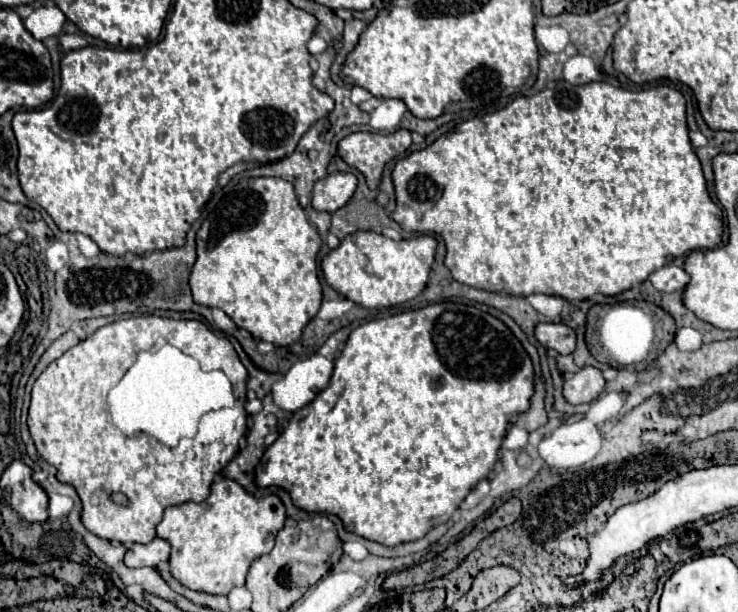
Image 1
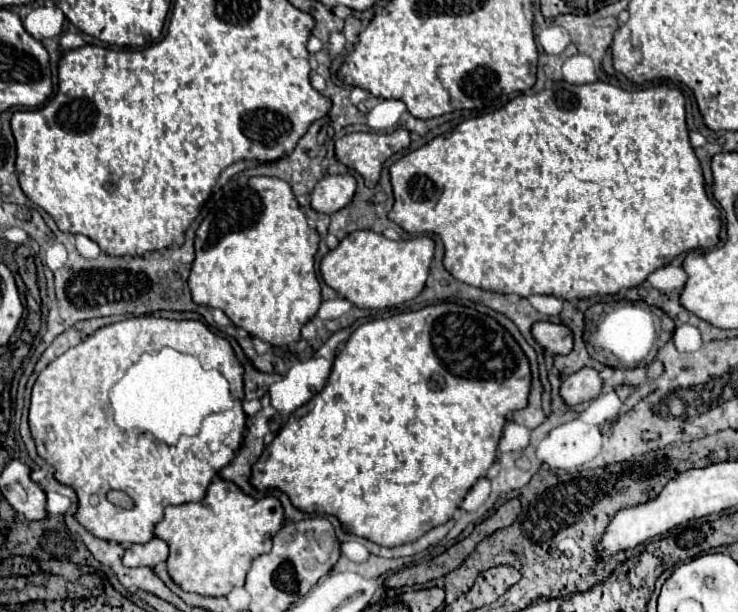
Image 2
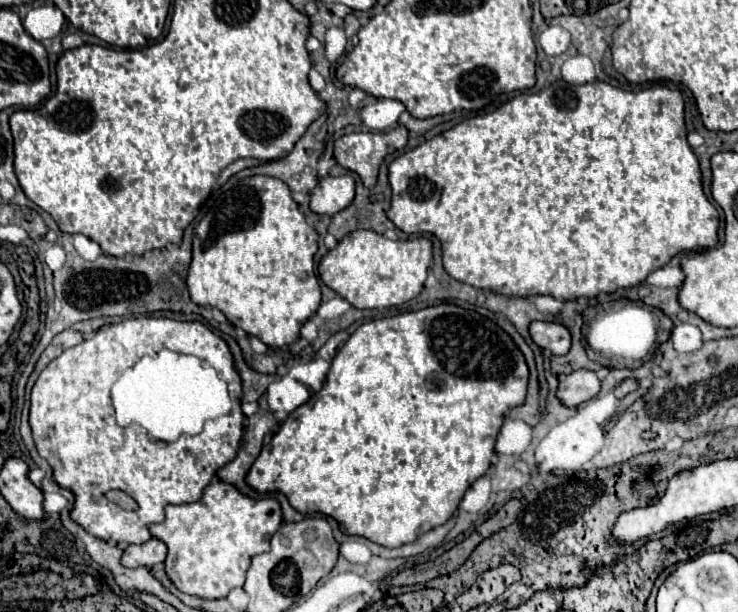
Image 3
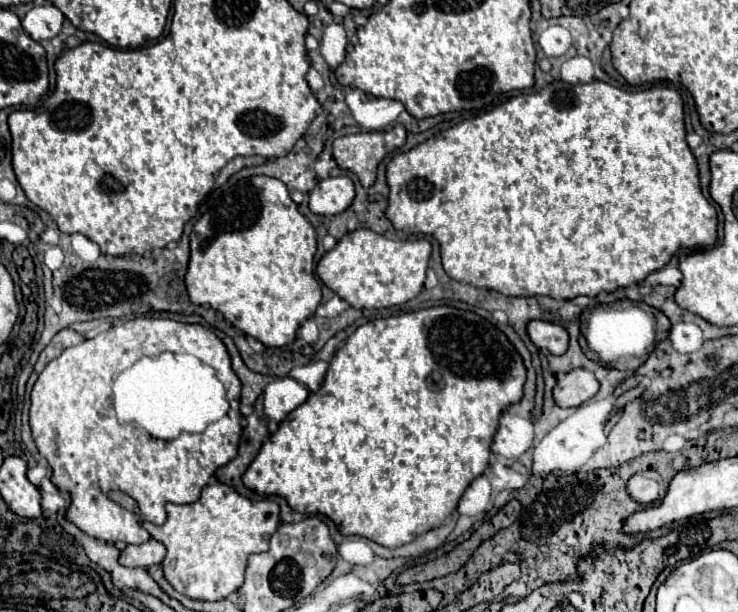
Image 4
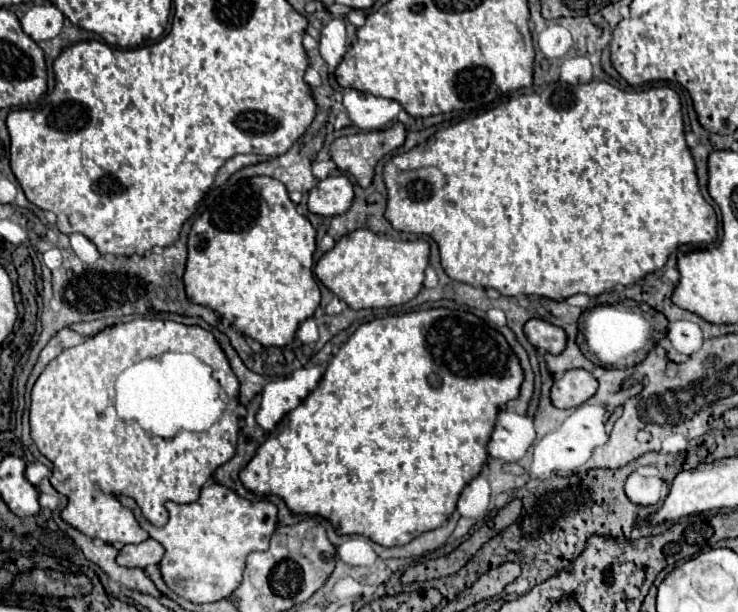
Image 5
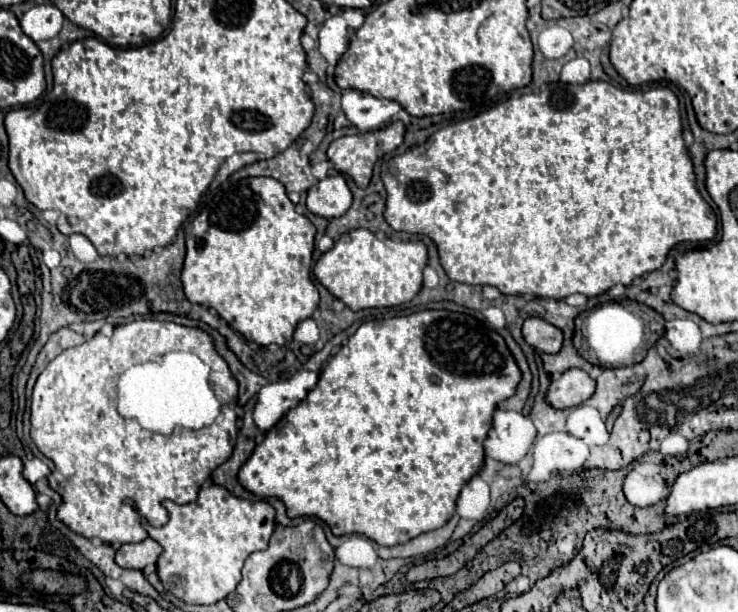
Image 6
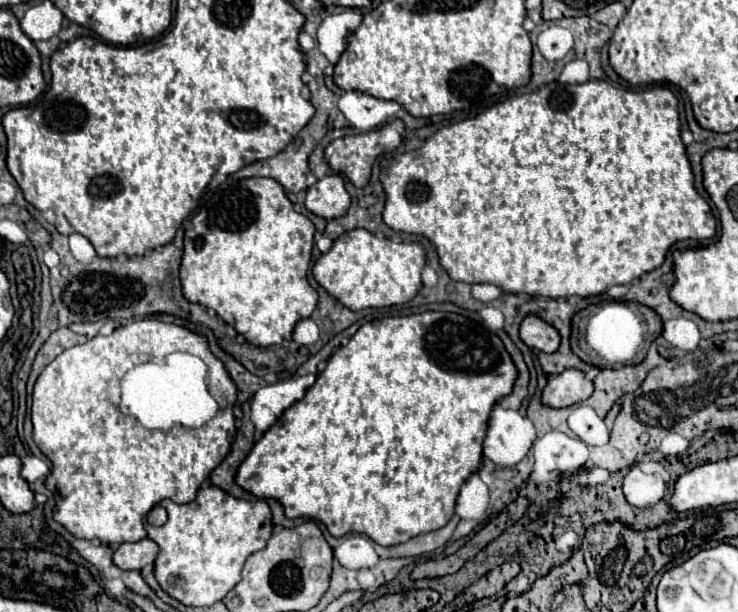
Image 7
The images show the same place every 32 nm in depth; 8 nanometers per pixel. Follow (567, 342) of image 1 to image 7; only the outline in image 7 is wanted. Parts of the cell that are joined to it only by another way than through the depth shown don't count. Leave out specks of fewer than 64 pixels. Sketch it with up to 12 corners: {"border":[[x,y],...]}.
{"border":[[526,316],[520,338],[534,350],[552,354],[560,332],[538,316]]}

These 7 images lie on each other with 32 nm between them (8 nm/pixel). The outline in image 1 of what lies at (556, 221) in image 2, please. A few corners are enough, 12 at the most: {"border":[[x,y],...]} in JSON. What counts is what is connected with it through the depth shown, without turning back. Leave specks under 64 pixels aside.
{"border":[[560,80],[400,158],[462,284],[616,296],[722,242],[686,100]]}

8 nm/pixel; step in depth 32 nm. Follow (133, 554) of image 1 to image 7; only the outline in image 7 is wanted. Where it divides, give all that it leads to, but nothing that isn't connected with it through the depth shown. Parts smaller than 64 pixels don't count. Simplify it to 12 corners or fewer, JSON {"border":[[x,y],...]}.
{"border":[[150,538],[122,544],[114,564],[122,570],[142,570],[154,564],[158,544]]}

